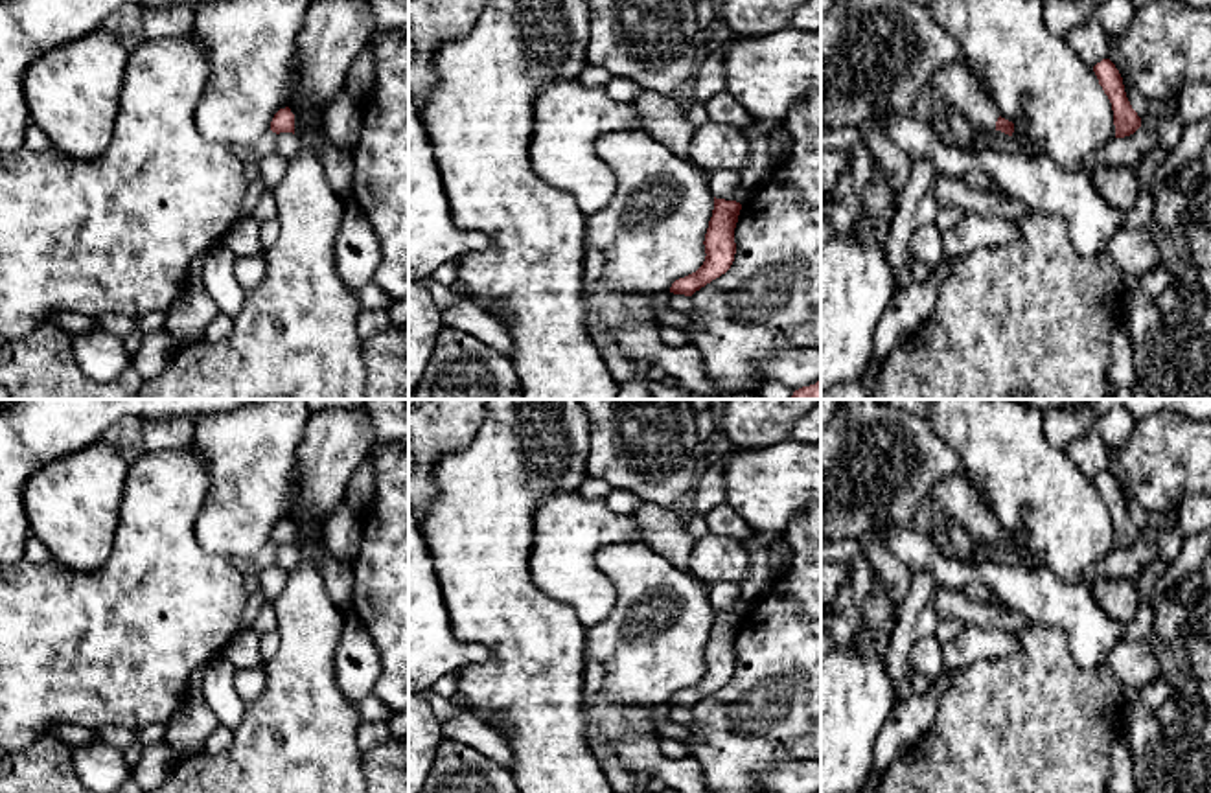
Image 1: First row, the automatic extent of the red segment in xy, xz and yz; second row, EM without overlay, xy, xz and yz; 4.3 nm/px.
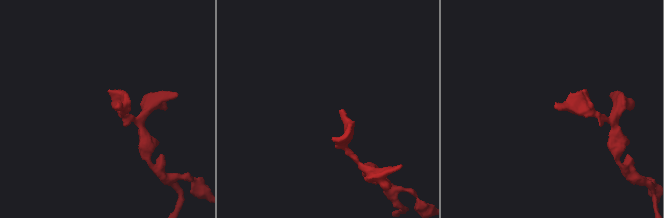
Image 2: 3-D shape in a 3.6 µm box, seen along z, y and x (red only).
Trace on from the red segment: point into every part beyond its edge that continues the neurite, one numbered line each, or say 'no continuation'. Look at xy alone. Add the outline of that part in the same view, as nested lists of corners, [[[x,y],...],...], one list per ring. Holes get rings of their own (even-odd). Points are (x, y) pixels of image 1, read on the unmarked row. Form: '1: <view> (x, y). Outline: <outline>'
no continuation

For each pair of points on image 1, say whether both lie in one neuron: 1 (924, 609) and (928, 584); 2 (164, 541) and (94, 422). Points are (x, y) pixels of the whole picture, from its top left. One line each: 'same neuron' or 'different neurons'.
1: same neuron
2: different neurons

